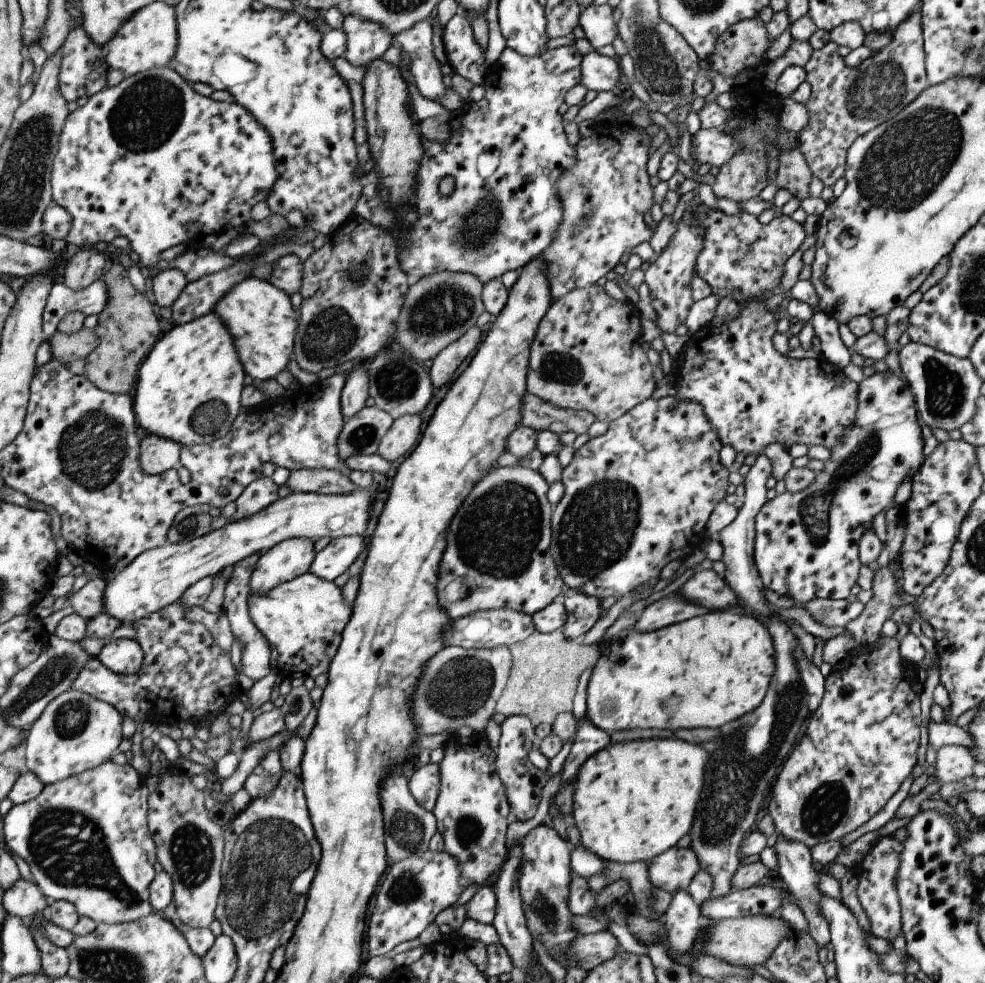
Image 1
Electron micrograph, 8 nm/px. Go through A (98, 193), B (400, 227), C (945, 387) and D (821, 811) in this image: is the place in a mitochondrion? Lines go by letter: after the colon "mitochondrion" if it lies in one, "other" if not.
A: other
B: other
C: mitochondrion
D: mitochondrion

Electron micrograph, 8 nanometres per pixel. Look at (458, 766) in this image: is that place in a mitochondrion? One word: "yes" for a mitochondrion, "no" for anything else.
no

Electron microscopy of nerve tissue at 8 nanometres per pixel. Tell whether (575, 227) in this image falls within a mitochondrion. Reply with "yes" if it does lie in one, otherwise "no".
yes

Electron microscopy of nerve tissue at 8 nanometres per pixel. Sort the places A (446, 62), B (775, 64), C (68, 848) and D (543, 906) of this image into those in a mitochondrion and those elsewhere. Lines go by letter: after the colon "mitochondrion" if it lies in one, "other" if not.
A: other
B: other
C: mitochondrion
D: mitochondrion

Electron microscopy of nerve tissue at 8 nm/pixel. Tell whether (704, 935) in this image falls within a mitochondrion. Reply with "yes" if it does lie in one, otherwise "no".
no

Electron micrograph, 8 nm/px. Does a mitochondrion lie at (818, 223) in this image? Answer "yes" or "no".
no

